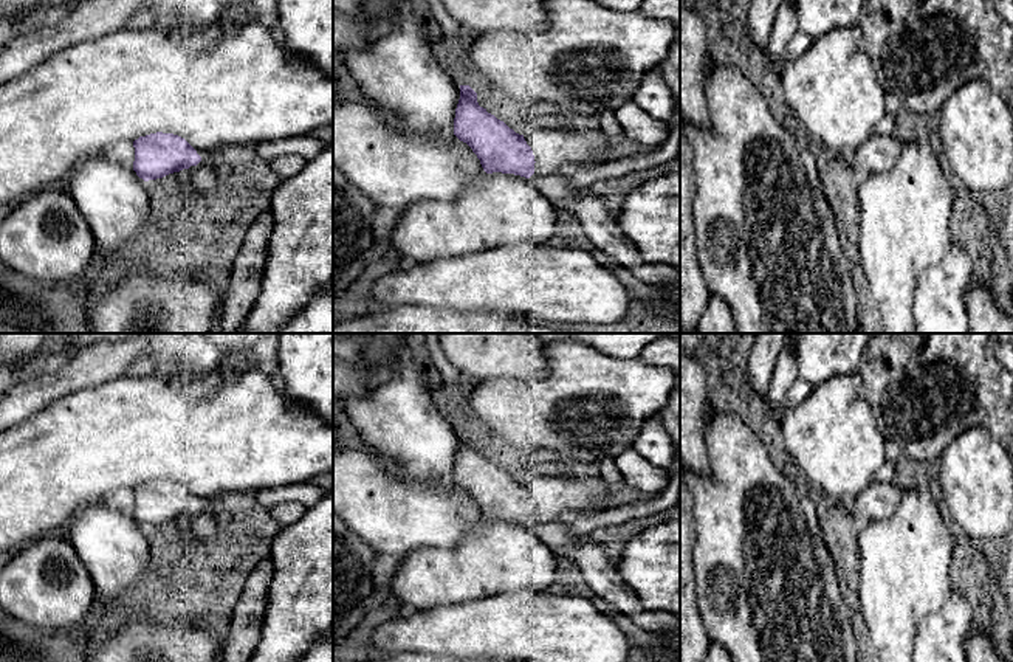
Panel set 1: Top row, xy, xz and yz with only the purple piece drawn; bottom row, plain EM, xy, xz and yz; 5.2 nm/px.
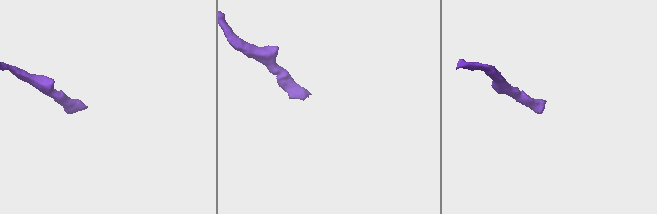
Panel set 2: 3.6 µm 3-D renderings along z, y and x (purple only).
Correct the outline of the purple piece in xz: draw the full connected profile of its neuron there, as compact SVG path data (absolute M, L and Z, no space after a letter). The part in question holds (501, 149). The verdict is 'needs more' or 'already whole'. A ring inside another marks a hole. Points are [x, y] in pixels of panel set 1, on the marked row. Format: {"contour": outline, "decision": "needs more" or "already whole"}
{"contour": "M460 85L454 135L472 149L486 174L525 177L556 209L575 214L593 247L612 256L640 281L655 287L677 281L669 265L643 260L637 245L620 228L616 215L587 188L575 186L565 174L536 174L534 155L524 135L480 107L477 93L469 85Z", "decision": "needs more"}

